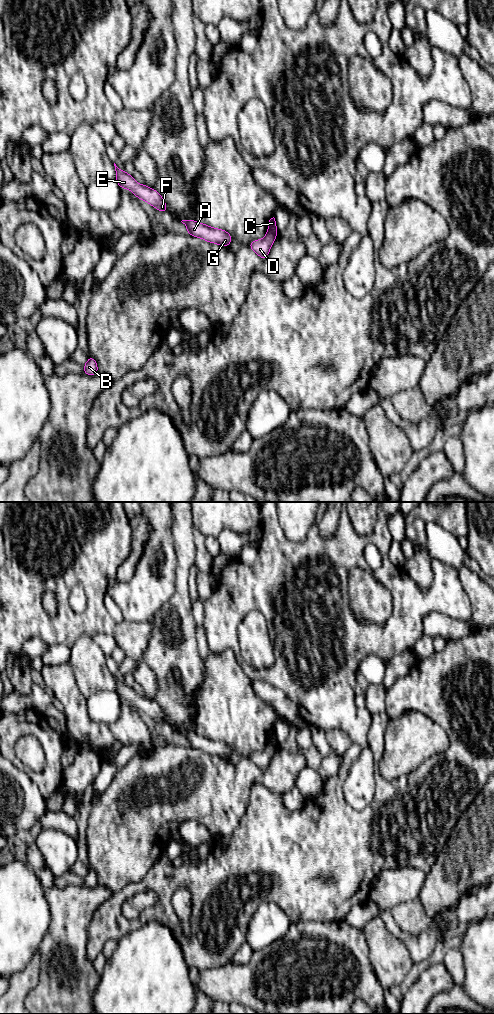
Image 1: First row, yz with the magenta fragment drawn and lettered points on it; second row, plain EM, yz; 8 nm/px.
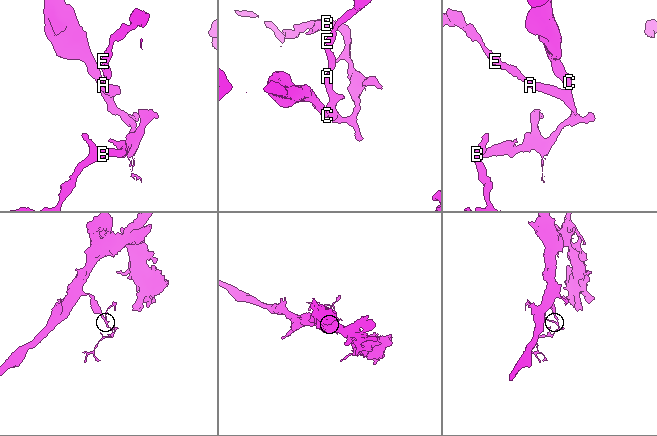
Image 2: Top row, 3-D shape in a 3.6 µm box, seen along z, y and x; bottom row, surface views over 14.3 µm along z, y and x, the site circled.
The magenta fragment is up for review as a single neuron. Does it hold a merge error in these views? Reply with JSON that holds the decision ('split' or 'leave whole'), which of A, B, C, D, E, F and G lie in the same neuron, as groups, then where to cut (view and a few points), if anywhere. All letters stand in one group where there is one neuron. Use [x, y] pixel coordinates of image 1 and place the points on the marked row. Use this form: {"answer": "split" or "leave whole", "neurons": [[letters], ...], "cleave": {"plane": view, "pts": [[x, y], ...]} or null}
{"answer": "split", "neurons": [["A", "B", "D", "E", "F", "G"], ["C"]], "cleave": {"plane": "yz", "pts": [[268, 231], [275, 234]]}}

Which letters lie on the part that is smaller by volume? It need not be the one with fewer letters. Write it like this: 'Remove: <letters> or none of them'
Remove: A, B, D, E, F, G

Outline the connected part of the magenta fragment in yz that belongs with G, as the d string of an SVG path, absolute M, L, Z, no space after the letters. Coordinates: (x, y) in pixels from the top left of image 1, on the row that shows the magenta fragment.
M182 220L181 222L186 225L188 234L210 243L217 243L227 248L232 241L231 235L223 229L215 229L193 220Z

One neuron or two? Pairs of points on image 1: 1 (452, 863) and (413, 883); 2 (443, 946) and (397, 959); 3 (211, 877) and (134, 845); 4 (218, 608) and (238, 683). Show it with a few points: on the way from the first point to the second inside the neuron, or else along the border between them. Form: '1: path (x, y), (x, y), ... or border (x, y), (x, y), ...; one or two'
1: border (426, 873), (423, 886), (417, 898); two
2: path (432, 958), (423, 966), (409, 967); one
3: border (163, 850), (145, 875); two
4: border (211, 652), (230, 650), (243, 669); two

